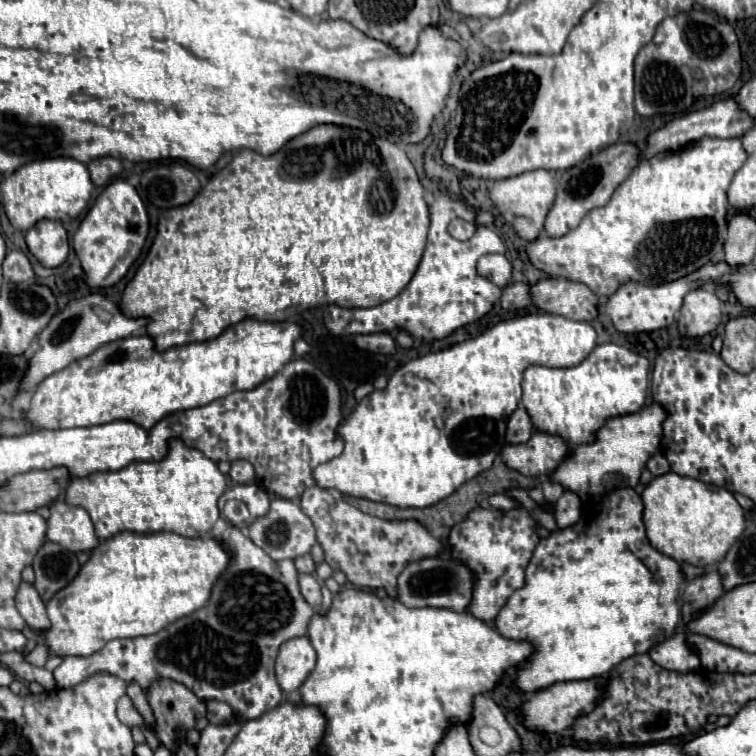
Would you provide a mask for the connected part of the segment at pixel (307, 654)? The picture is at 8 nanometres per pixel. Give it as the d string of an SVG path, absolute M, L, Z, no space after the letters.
M306 636L284 642L276 658L276 680L284 692L300 688L304 678L314 670L316 652Z

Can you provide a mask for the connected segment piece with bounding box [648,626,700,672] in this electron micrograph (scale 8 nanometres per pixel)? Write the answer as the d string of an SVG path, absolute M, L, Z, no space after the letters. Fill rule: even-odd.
M678 626L676 634L668 638L668 642L660 642L660 646L654 646L648 654L658 666L664 666L666 670L692 672L700 668L696 652L692 652L692 648L686 644L684 626Z

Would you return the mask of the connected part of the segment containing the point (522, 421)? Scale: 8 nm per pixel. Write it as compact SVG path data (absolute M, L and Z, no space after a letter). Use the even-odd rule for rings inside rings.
M518 404L518 408L512 412L510 420L508 420L508 428L506 428L506 440L510 444L522 444L532 436L532 424L530 424L530 416L526 412L526 408L522 404Z

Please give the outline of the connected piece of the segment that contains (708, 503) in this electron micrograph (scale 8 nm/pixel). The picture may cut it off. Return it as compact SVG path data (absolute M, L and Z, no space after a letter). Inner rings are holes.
M674 472L656 476L642 492L644 526L650 544L674 558L692 566L718 564L728 548L744 530L744 510L724 488L710 488L700 480L678 476Z

